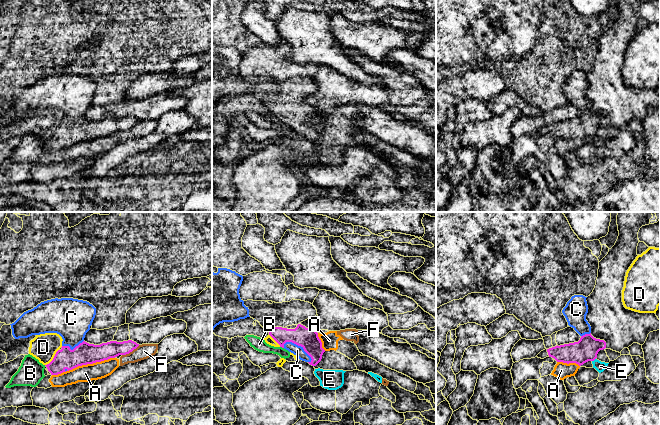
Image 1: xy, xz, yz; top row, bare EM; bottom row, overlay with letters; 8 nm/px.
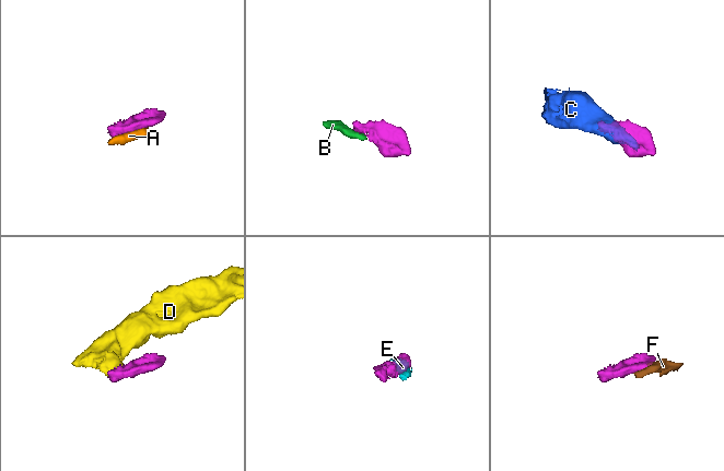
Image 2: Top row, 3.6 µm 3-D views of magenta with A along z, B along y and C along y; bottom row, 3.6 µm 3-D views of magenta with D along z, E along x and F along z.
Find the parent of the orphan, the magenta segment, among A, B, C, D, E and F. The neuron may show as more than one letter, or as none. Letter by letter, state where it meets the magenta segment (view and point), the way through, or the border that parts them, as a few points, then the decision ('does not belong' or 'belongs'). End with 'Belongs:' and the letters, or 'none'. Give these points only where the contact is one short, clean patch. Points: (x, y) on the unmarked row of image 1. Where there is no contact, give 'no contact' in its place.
A: meets magenta in xy at (83, 140); does not belong
B: meets magenta in xz at (282, 123); border along xz (280, 122), (283, 124); does not belong
C: meets magenta in xz at (300, 121); belongs
D: meets magenta in xy at (53, 134); border along xy (58, 125), (54, 133), (45, 141); does not belong
E: meets magenta in yz at (593, 136); border along yz (595, 134), (592, 137); does not belong
F: meets magenta in xy at (130, 127); border along xy (139, 121), (122, 131); does not belong
Belongs: C

